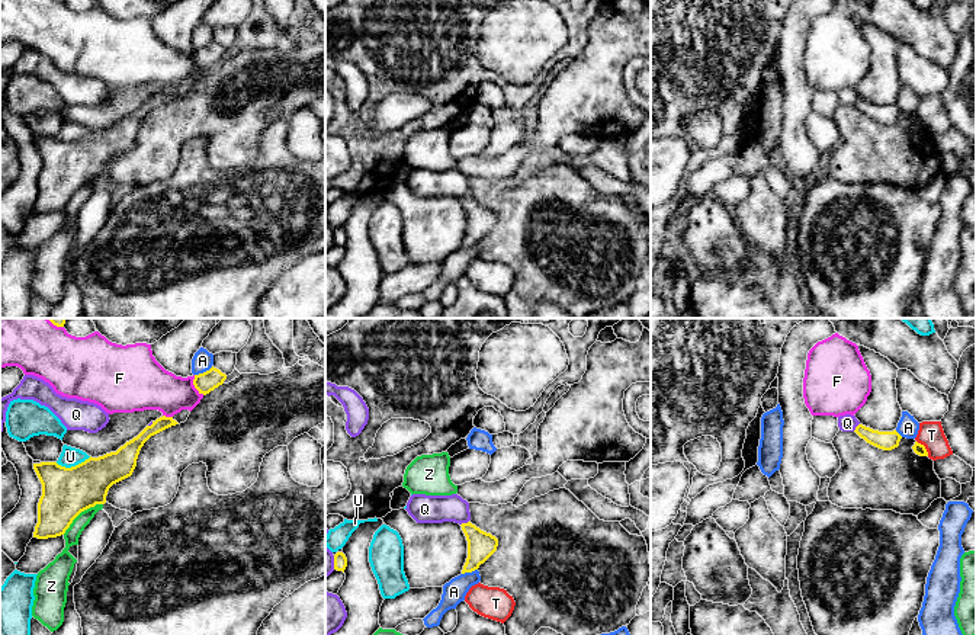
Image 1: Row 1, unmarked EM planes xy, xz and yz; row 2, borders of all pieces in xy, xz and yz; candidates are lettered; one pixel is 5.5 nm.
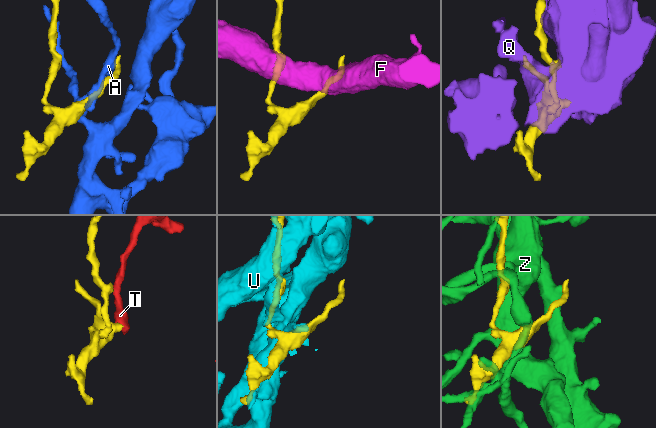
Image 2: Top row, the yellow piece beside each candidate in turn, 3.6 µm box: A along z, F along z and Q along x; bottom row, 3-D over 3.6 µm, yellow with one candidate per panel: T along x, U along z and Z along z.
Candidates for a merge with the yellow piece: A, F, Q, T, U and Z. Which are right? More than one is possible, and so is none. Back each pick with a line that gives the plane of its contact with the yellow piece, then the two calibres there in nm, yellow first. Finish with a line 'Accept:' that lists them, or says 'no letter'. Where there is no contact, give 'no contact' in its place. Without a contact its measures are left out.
Accept: no letter

